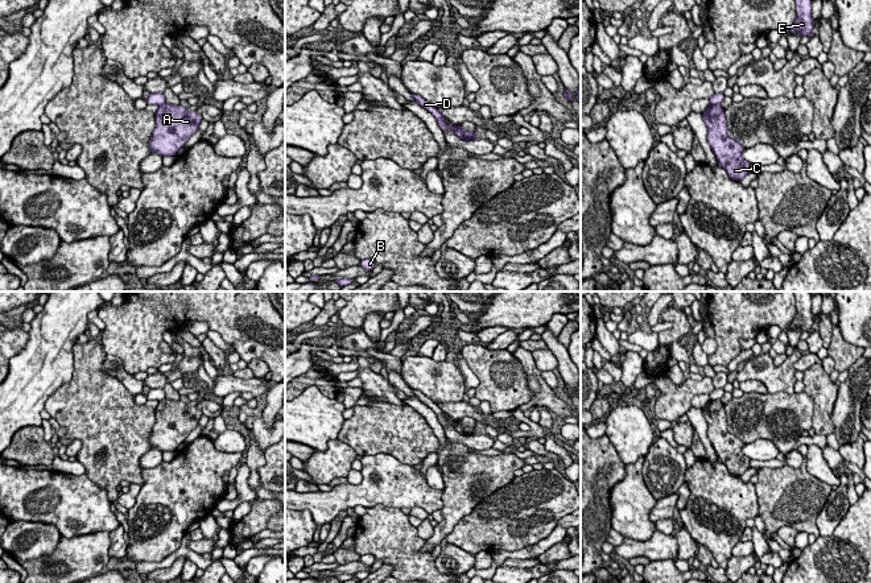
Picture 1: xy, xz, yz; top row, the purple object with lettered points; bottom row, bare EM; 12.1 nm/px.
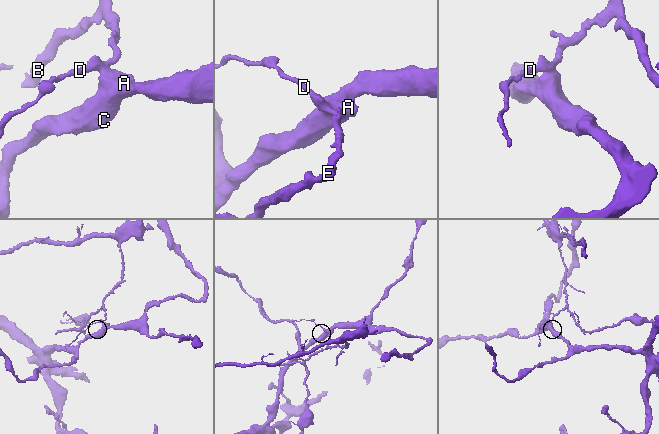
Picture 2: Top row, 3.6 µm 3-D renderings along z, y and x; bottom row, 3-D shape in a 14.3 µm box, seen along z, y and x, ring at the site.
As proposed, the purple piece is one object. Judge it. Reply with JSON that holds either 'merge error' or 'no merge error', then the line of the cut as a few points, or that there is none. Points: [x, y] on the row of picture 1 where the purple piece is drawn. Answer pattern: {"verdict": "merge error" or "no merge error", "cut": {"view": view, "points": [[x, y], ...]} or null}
{"verdict": "merge error", "cut": {"view": "yz", "points": [[710, 103], [719, 104]]}}

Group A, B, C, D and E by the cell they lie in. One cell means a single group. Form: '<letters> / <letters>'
A C / B D E

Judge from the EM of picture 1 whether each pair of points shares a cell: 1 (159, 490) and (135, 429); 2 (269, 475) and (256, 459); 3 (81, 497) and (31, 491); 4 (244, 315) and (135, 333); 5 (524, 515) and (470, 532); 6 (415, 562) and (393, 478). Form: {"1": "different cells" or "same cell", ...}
{"1": "different cells", "2": "different cells", "3": "same cell", "4": "same cell", "5": "same cell", "6": "different cells"}

